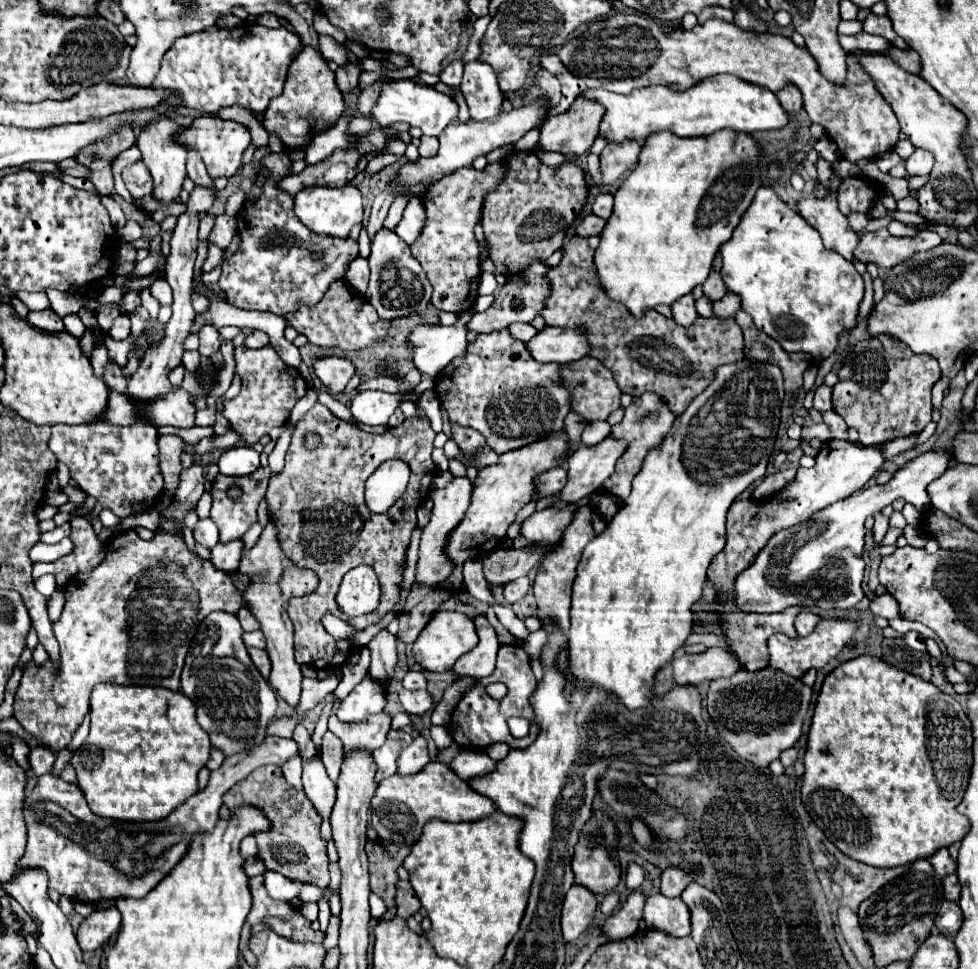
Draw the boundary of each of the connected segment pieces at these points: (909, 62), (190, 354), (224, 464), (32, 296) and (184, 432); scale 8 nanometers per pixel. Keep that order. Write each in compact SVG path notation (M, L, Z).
M890 44L888 46L888 50L884 52L884 56L886 58L890 58L892 62L896 62L902 70L906 70L906 72L910 72L910 74L920 74L920 70L922 70L922 66L920 66L920 56L918 56L918 52L914 52L914 50L900 50L900 48L896 48L894 44Z
M187 350L182 356L182 365L186 370L195 372L200 365L201 355L198 350Z
M250 446L228 448L218 460L218 468L226 476L246 476L254 472L258 466L260 466L258 452Z
M14 291L14 296L20 298L30 310L44 310L48 306L48 298L43 292Z
M164 426L164 428L158 428L158 432L160 432L160 434L168 434L168 432L172 432L172 434L180 436L186 444L194 444L194 440L202 440L202 438L214 434L214 430L210 430L210 428L198 428L198 426L182 428L182 430L178 430L178 428L170 428L170 426Z

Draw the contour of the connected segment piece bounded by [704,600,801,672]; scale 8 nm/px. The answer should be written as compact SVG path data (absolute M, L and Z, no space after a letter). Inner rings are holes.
M730 600L724 602L724 606L716 606L710 604L704 610L714 610L720 612L720 624L722 624L722 632L730 638L732 642L732 650L734 654L738 654L738 658L744 662L744 668L754 672L754 670L762 670L766 668L766 640L770 634L776 632L784 632L788 637L795 638L797 636L794 622L796 616L801 612L801 607L792 606L786 608L782 612L772 614L754 614L754 612L734 612L734 608L730 608Z

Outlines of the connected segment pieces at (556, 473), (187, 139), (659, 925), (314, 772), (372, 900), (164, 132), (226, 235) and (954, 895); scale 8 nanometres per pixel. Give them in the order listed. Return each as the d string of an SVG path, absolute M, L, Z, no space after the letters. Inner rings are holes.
M552 468L552 470L544 472L542 476L538 476L538 480L536 480L536 488L538 488L540 496L556 494L564 488L564 484L566 484L566 470L564 468Z
M196 118L190 126L182 128L176 140L186 150L196 150L206 166L206 172L212 180L220 176L234 176L242 166L242 156L246 148L250 146L250 132L244 124L238 124L234 120L222 120L222 118Z
M662 894L648 896L644 916L648 928L662 930L670 936L688 936L692 926L690 926L690 908L684 904L684 900L678 898L668 898Z
M316 758L304 762L302 782L304 782L304 792L308 800L314 804L316 812L324 820L328 820L334 808L334 800L336 800L336 784L328 778L324 764Z
M371 893L369 896L369 905L370 913L373 918L381 918L387 911L384 901L374 893Z
M158 120L154 124L148 124L144 128L144 132L140 132L136 146L142 152L142 162L146 164L146 168L152 174L154 180L154 188L152 188L152 198L158 204L172 204L180 198L180 190L184 180L188 178L186 174L186 150L180 144L174 144L174 132L178 132L178 124L174 124L172 120Z
M222 214L222 216L216 218L216 224L214 224L208 240L212 244L216 244L218 248L226 250L234 234L236 234L236 218L234 216L228 216L228 214Z
M956 874L944 876L942 878L942 886L944 886L944 898L952 900L952 902L958 902L958 898L960 898L960 884L958 884Z

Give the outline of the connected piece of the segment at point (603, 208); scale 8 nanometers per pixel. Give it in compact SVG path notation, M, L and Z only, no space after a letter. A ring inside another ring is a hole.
M604 192L604 194L598 194L596 200L594 200L594 206L592 206L592 212L604 220L610 218L612 214L612 194L610 192Z

